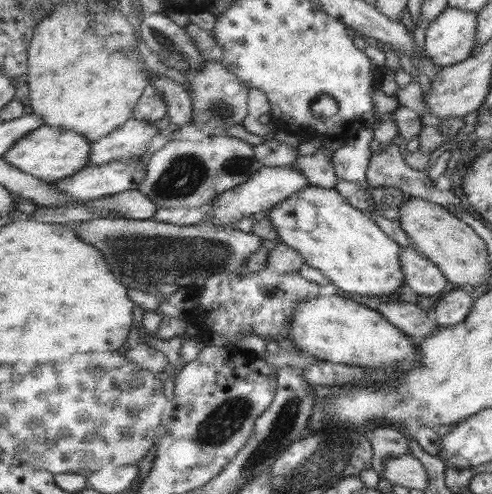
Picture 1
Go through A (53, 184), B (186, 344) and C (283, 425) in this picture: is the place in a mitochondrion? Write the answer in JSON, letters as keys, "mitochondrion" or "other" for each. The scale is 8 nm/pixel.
{"A":"other","B":"other","C":"mitochondrion"}

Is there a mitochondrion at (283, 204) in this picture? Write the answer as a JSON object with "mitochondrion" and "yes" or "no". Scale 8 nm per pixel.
{"mitochondrion":"no"}

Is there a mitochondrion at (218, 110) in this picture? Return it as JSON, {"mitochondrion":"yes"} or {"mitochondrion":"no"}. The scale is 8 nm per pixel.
{"mitochondrion":"yes"}

